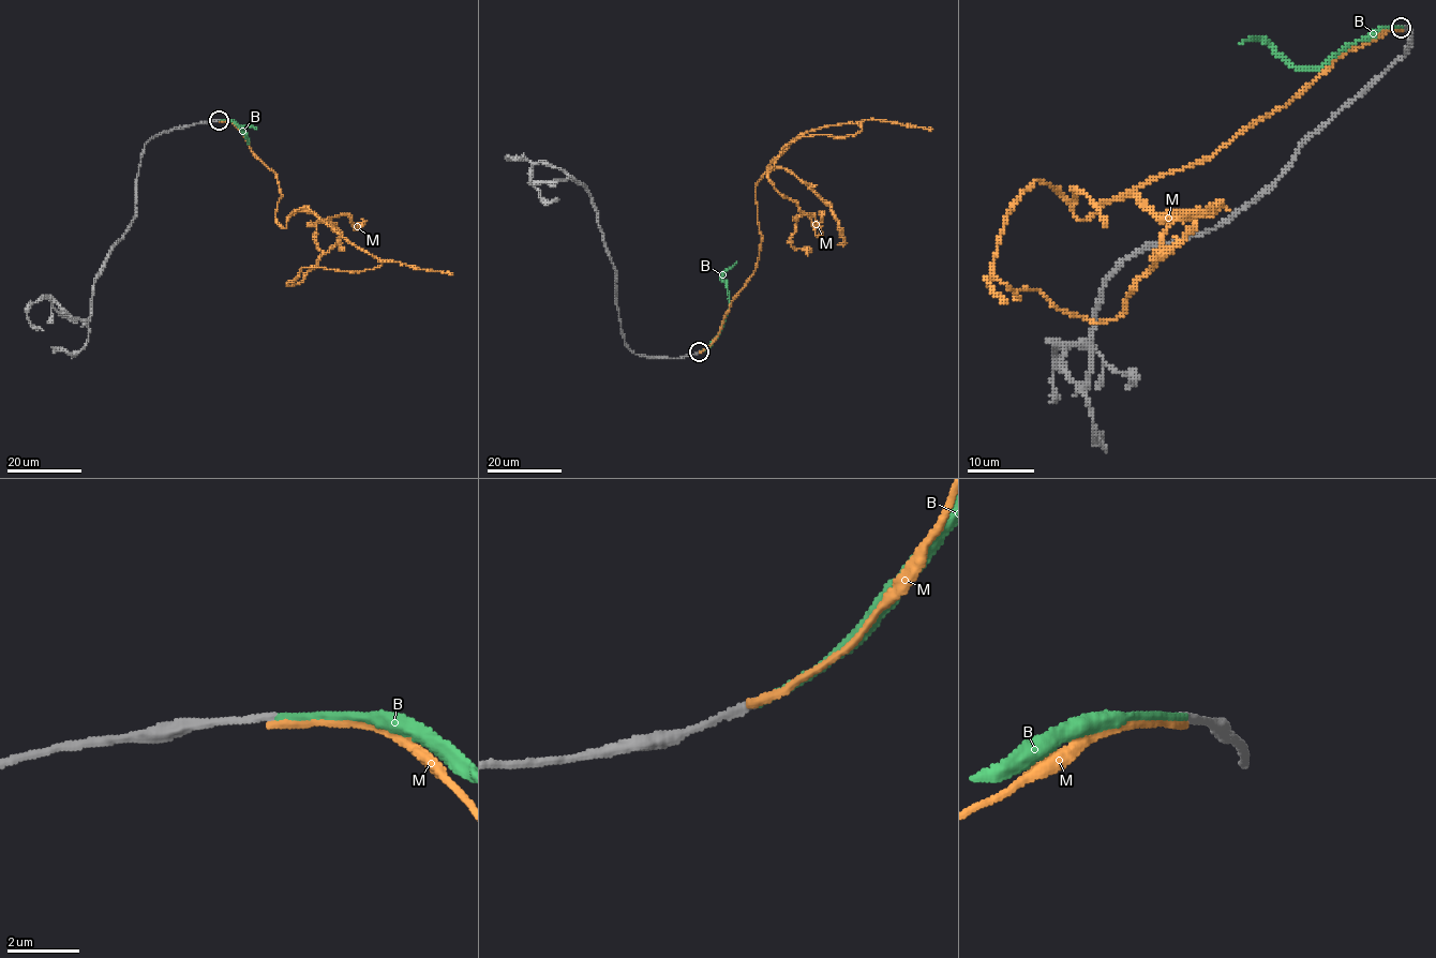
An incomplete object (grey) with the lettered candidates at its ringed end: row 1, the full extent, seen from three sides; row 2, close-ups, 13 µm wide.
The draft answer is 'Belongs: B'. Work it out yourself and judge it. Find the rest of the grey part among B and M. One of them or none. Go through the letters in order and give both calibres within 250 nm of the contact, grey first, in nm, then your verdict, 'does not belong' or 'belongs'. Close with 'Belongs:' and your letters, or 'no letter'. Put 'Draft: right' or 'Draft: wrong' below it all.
B: 200 nm thick on the grey side, 200 nm on the other; belongs
M: 220 nm thick on the grey side, 220 nm on the other; does not belong
Belongs: B
Draft: right

